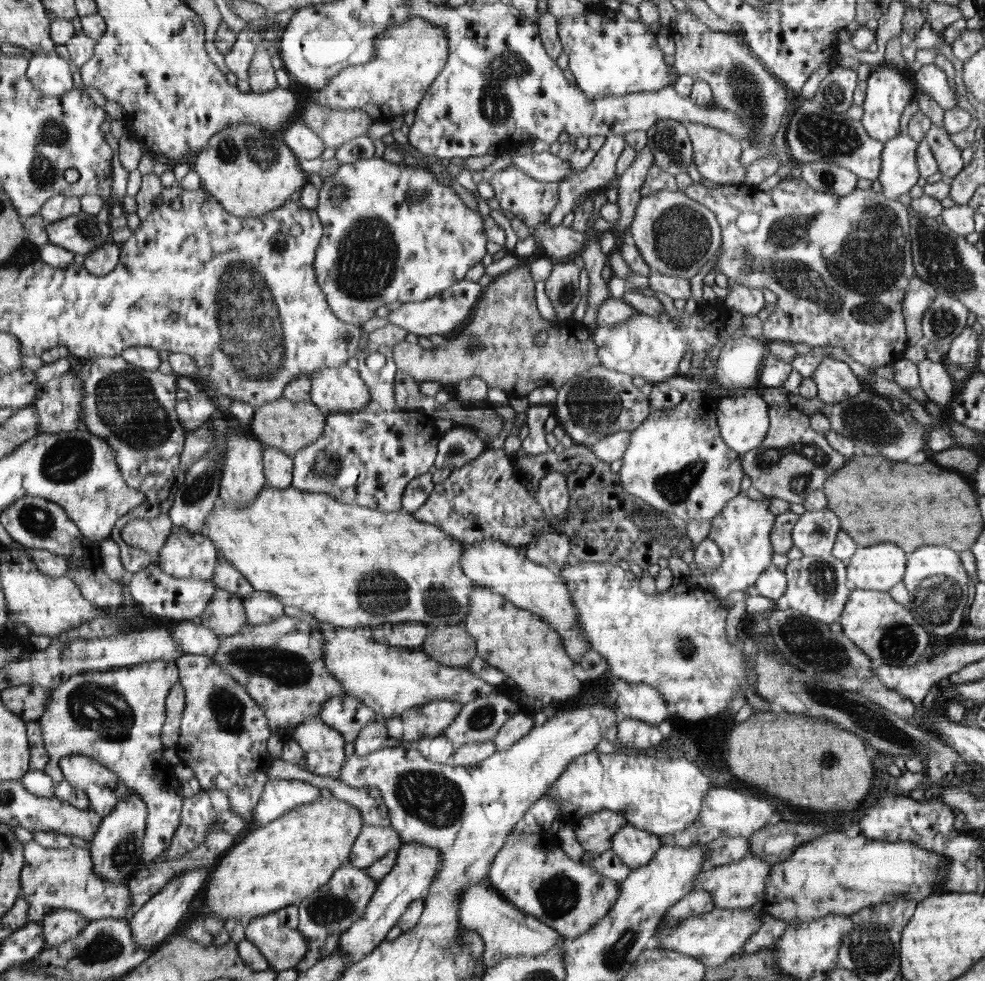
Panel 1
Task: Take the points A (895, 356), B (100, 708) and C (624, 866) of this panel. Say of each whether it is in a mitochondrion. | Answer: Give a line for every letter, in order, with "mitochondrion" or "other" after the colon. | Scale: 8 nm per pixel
A: other
B: mitochondrion
C: other

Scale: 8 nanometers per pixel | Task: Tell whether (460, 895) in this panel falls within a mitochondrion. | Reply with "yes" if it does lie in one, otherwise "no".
no

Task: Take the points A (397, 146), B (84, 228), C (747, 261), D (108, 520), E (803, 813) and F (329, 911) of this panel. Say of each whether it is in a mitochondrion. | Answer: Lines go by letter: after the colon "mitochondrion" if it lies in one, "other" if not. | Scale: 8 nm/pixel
A: other
B: mitochondrion
C: mitochondrion
D: other
E: other
F: mitochondrion

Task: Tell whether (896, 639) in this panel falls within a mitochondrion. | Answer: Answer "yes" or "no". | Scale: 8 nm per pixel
yes

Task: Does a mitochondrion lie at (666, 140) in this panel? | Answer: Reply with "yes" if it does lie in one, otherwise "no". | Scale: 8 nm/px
yes

